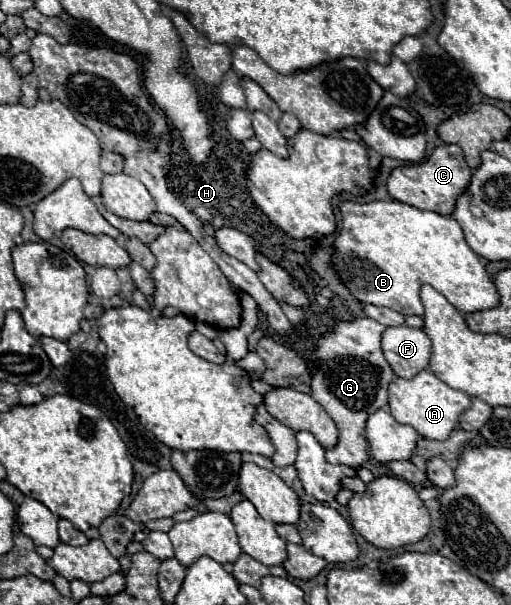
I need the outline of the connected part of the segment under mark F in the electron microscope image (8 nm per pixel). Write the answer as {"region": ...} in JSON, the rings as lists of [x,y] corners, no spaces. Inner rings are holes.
{"region":[[[407,325],[389,327],[383,333],[383,355],[389,361],[393,373],[403,379],[411,379],[429,365],[431,339],[423,329]]]}

